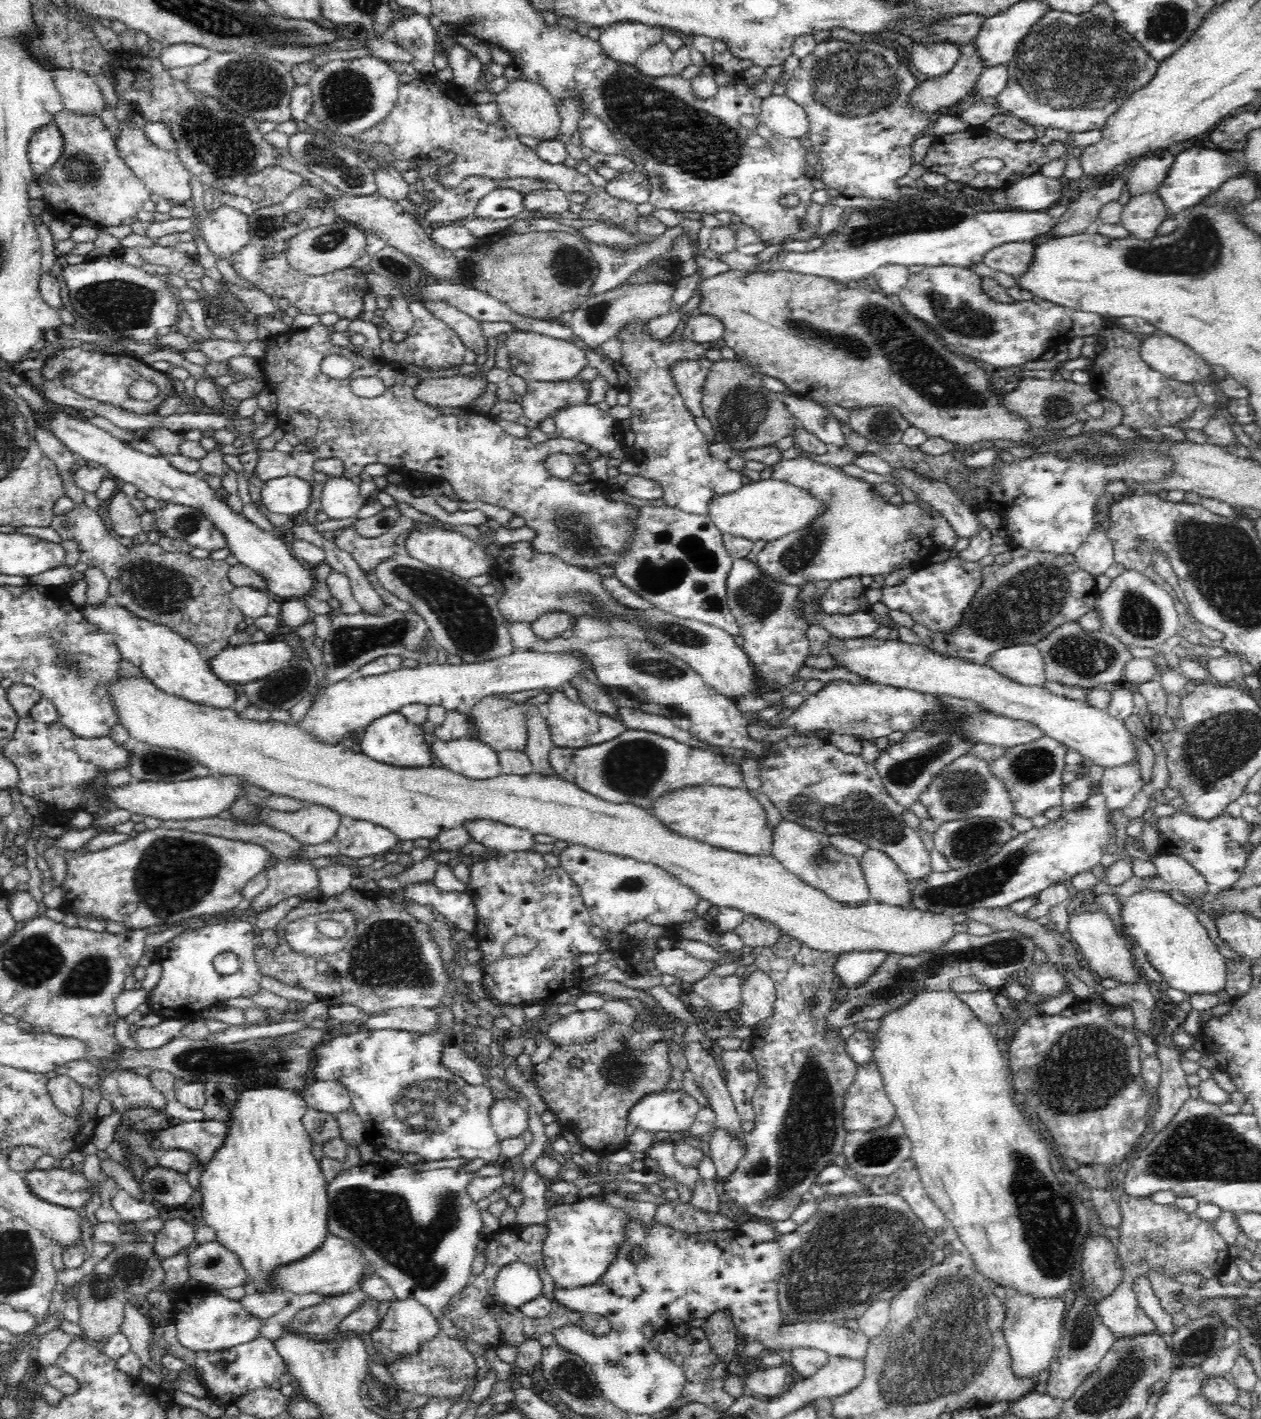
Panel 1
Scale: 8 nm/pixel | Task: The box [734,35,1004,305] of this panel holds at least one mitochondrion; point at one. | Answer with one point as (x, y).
(850, 84)

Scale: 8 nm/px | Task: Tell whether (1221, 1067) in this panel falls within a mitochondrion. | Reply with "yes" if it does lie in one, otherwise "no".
no

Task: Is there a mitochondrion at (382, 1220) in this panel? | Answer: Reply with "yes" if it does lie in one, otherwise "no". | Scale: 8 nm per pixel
yes

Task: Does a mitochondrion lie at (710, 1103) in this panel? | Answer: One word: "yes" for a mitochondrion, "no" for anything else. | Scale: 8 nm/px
no

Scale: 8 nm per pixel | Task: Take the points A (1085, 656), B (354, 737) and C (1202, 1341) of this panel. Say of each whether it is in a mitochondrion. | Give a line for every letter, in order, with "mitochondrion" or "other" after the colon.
A: mitochondrion
B: other
C: mitochondrion

